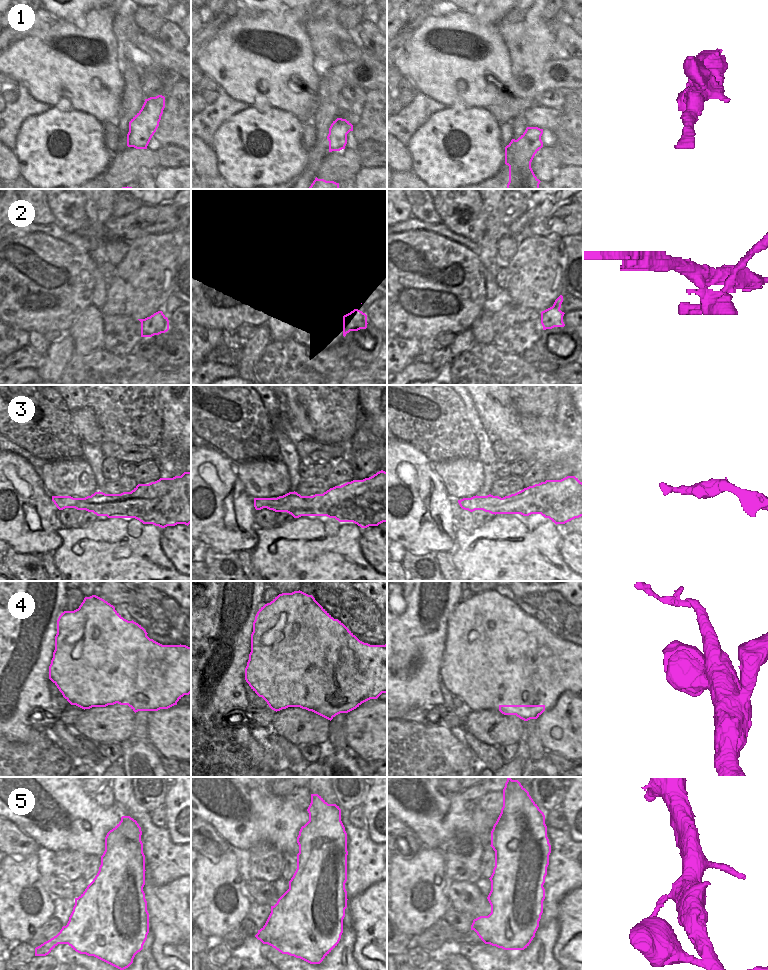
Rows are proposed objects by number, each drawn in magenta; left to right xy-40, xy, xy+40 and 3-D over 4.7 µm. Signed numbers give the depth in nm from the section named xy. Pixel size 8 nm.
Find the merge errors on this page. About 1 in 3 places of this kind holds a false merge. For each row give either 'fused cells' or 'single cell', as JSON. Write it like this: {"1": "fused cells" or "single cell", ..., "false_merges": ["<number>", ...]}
{"1": "single cell", "2": "fused cells", "3": "single cell", "4": "single cell", "5": "single cell", "false_merges": ["2"]}

